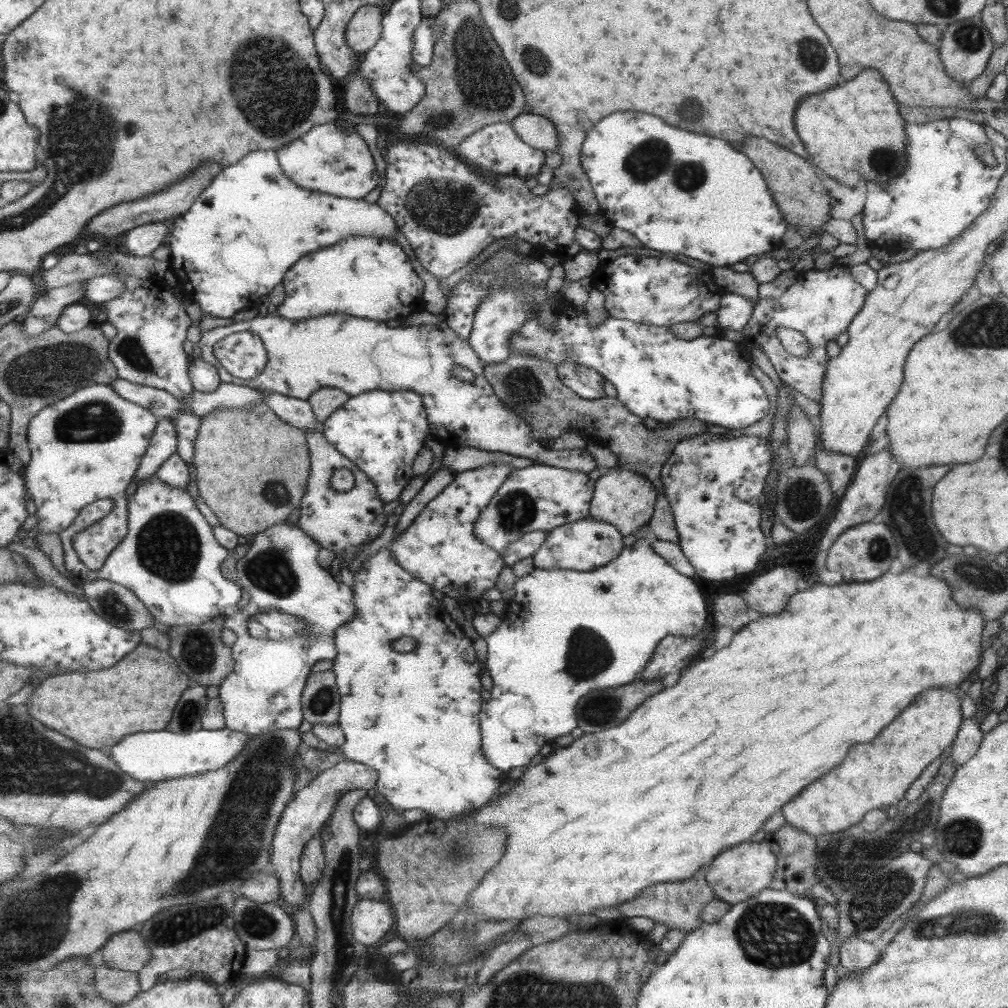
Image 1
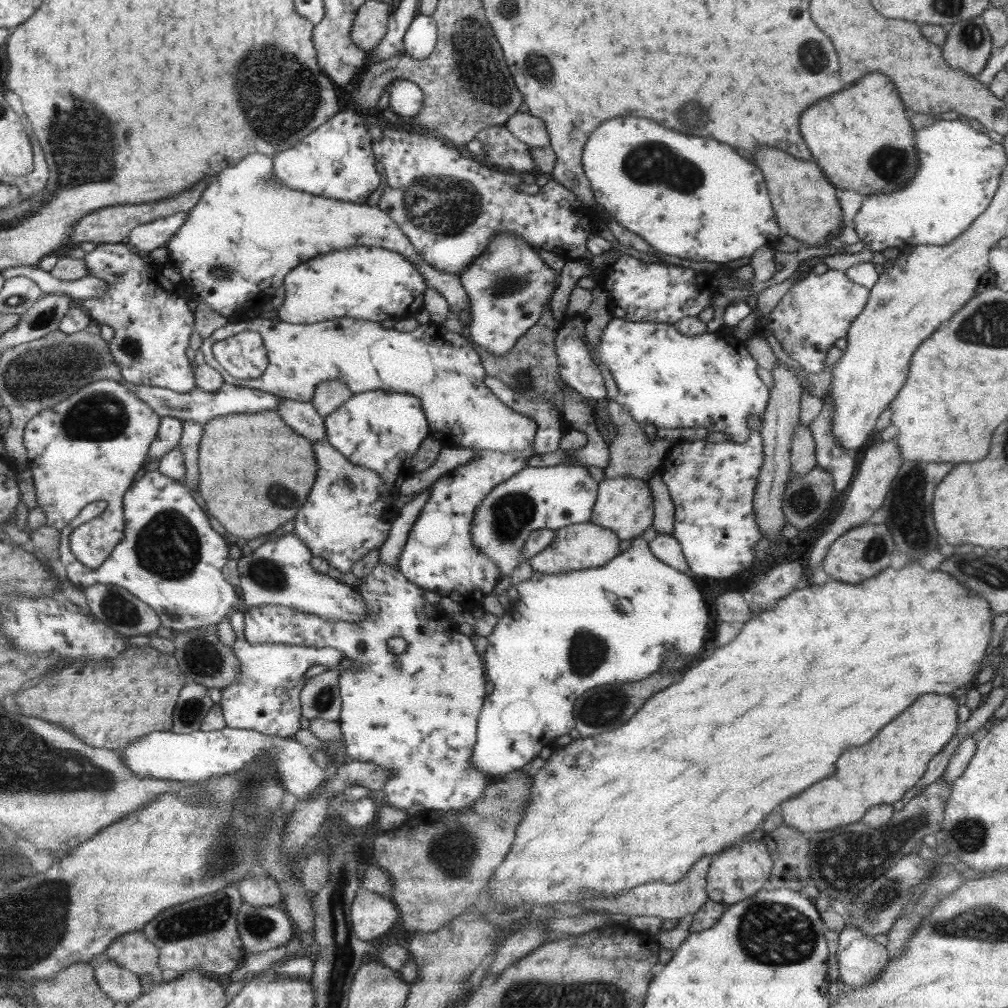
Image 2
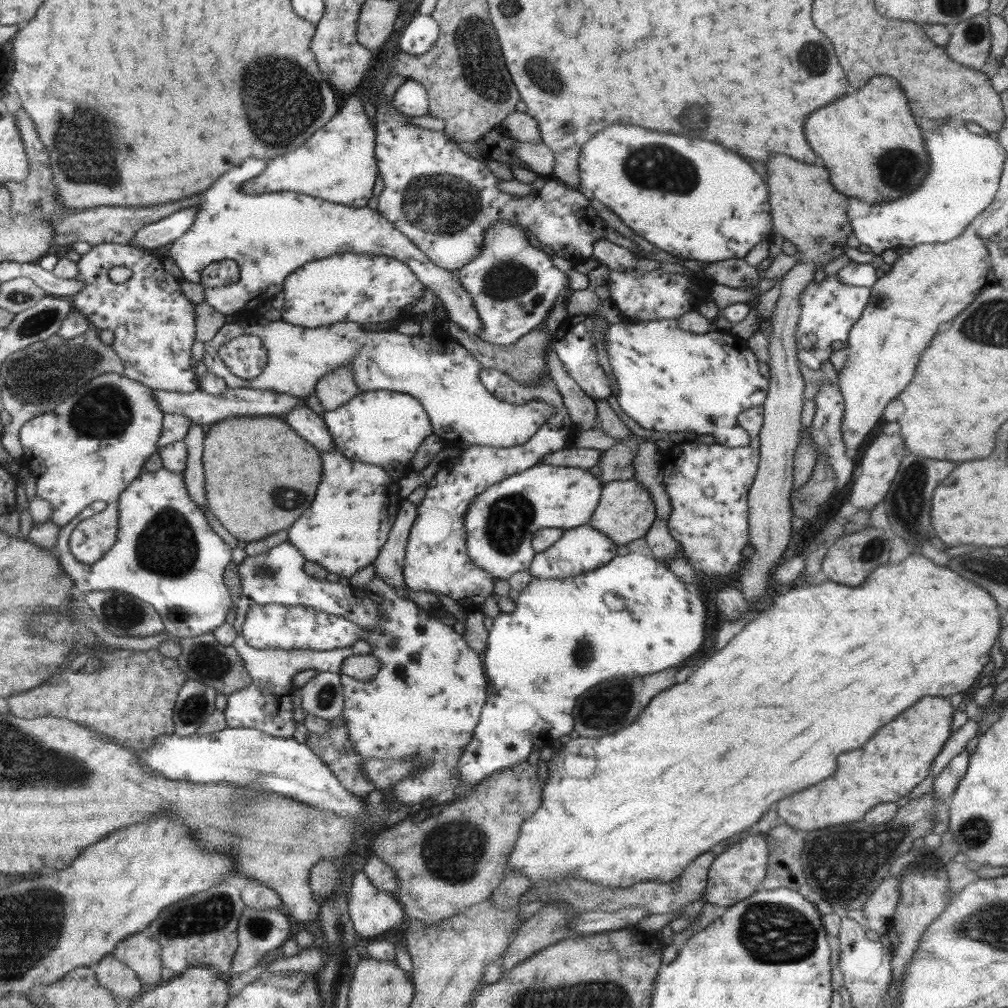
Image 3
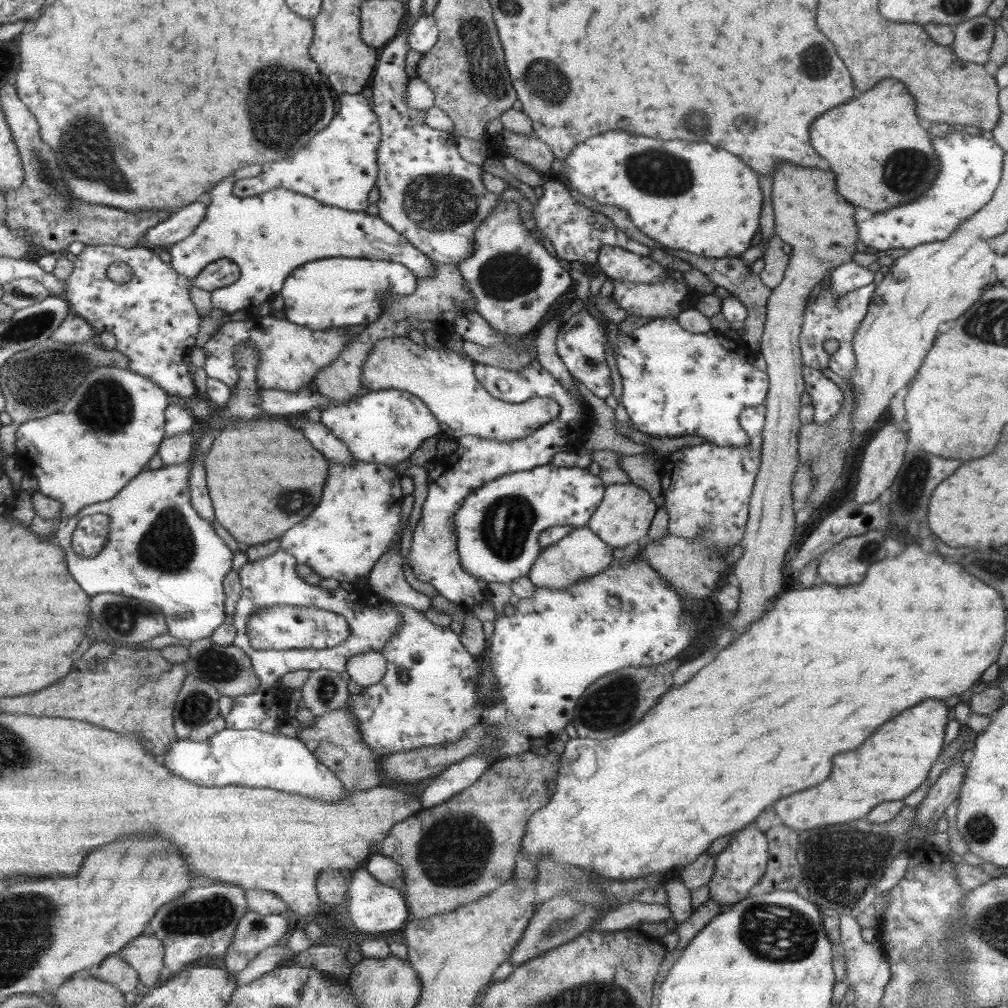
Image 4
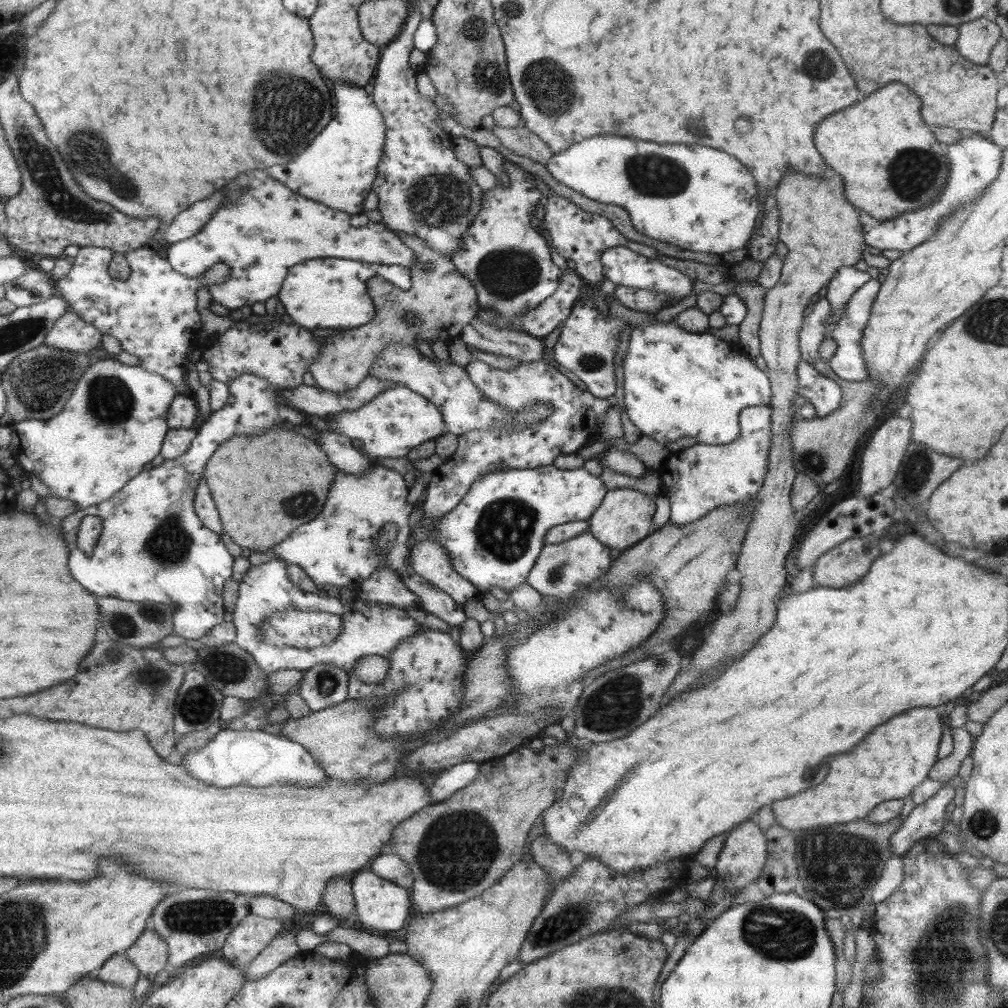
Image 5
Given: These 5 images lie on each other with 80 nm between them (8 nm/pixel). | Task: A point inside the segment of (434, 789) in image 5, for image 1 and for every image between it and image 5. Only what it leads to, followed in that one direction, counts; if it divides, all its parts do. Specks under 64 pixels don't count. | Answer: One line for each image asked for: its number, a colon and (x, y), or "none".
1: (536, 659)
2: (540, 659)
3: (561, 639)
4: (557, 643)

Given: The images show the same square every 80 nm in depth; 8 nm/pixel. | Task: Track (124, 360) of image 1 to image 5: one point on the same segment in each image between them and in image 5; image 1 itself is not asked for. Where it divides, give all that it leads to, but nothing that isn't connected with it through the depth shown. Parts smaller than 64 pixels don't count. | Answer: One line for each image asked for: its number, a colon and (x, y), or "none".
2: (152, 323)
3: (153, 323)
4: (155, 323)
5: (153, 314)

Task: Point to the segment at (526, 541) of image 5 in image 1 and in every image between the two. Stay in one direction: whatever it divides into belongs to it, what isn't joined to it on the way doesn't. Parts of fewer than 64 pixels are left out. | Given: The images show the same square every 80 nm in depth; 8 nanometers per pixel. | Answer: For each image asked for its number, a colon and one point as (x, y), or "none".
1: (539, 497)
2: (550, 497)
3: (499, 524)
4: (498, 525)

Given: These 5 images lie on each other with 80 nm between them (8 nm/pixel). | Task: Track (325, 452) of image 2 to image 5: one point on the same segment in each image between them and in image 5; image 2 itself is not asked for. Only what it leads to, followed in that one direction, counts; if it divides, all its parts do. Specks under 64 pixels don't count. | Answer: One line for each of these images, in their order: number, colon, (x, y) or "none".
3: (349, 521)
4: (359, 517)
5: (340, 550)

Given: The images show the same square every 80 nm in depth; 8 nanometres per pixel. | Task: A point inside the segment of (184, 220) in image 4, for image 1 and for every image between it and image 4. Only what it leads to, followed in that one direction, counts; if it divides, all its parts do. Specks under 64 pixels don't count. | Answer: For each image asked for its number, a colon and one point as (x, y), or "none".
1: (143, 240)
2: (144, 239)
3: (159, 235)

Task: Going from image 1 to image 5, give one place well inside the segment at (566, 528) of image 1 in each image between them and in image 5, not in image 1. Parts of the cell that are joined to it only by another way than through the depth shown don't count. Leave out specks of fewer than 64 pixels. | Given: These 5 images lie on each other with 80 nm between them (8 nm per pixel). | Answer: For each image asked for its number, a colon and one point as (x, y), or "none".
2: (581, 546)
3: (583, 548)
4: (581, 554)
5: (561, 569)

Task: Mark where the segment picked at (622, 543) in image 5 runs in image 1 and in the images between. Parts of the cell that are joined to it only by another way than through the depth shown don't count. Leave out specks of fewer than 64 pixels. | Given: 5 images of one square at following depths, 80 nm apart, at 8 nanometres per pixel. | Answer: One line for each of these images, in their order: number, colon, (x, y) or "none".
1: (625, 499)
2: (624, 504)
3: (625, 511)
4: (626, 511)

